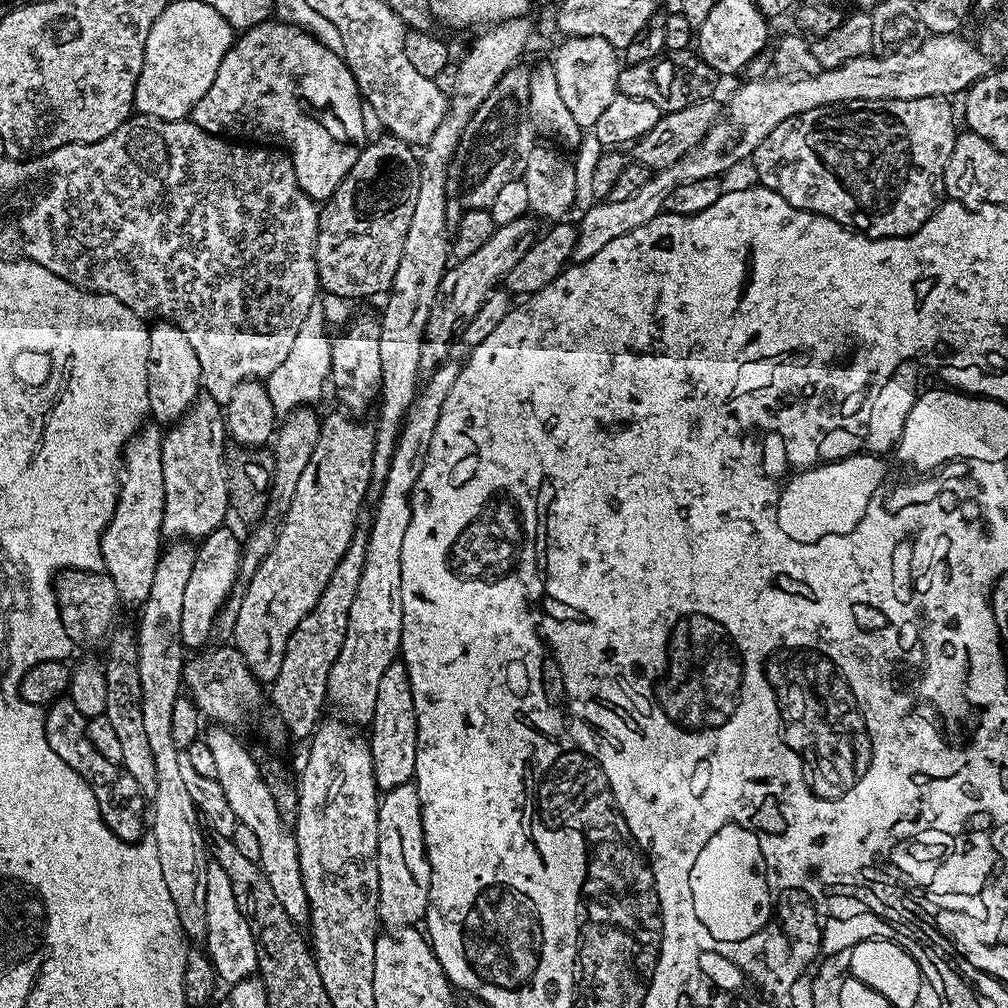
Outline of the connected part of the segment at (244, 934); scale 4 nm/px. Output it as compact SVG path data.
M209 863L206 874L206 955L212 962L214 971L221 981L225 980L225 985L231 986L243 980L255 977L258 969L256 967L256 943L250 934L250 926L246 926L246 918L238 910L238 902L234 902L234 890L230 887L230 878L226 878L226 870L222 866Z

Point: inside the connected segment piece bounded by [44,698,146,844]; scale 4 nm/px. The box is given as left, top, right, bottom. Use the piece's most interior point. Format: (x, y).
(119, 800)

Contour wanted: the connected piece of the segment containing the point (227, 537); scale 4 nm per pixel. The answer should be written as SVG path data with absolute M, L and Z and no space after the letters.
M228 526L216 528L209 536L199 541L195 549L194 570L190 570L190 582L186 582L186 591L182 598L182 630L180 643L188 650L200 650L205 647L208 635L216 628L216 618L221 608L233 595L240 574L241 537L236 537Z

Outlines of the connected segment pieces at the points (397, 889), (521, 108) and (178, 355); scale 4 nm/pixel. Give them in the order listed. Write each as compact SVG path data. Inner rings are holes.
M415 783L399 784L394 790L380 796L378 810L378 910L379 923L385 929L399 930L419 925L427 917L430 898L430 862L424 845L422 830L422 806Z
M511 68L466 126L458 149L458 164L468 175L460 188L465 209L491 209L498 190L502 190L506 182L523 177L527 158L538 145L538 135L530 118L530 80L528 68Z
M156 322L148 329L150 354L148 355L148 410L155 423L171 426L180 421L189 406L202 392L202 373L198 354L176 324Z

